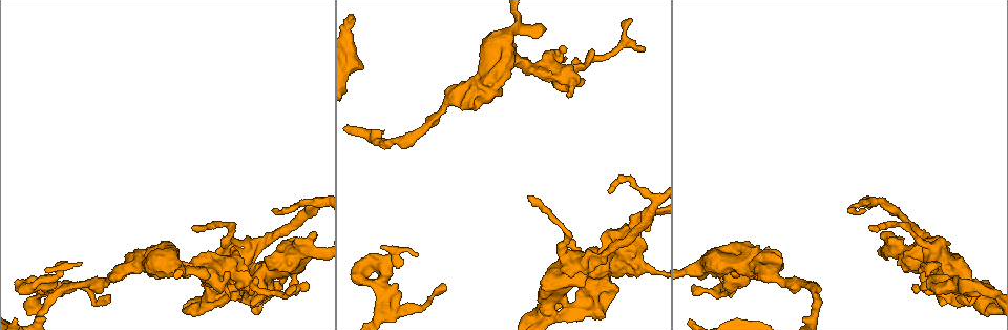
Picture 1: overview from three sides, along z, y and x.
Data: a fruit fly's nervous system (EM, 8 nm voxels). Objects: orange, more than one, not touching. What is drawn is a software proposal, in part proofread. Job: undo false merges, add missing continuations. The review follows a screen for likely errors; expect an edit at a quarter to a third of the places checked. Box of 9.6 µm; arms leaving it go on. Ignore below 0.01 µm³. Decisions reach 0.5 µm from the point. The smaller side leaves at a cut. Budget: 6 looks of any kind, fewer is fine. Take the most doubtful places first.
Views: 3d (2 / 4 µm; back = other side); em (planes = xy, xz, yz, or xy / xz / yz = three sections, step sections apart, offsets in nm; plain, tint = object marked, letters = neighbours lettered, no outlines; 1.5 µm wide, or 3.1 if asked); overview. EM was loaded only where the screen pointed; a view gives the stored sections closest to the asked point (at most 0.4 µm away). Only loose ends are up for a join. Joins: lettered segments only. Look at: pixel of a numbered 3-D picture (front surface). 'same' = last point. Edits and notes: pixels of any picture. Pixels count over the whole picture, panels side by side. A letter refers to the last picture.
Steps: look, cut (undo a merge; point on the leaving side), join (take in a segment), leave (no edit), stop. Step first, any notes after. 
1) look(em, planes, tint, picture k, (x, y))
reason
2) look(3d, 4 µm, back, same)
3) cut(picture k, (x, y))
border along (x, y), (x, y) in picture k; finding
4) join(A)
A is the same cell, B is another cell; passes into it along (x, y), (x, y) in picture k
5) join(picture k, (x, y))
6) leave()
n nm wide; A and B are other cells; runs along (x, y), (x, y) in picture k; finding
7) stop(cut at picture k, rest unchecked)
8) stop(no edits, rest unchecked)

look(em, xz, step 4, letters, picture 1, (362, 272))

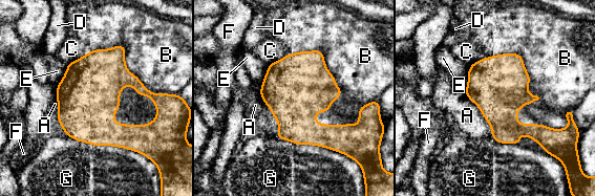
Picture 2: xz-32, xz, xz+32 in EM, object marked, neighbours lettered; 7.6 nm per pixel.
leave()
A, B, C, D, E, F and G are other cells; border along (89, 50), (170, 94) in picture 2; all the same neuron

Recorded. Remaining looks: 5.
look(3d, 4 µm, picture 1, (415, 255))
branch stops here

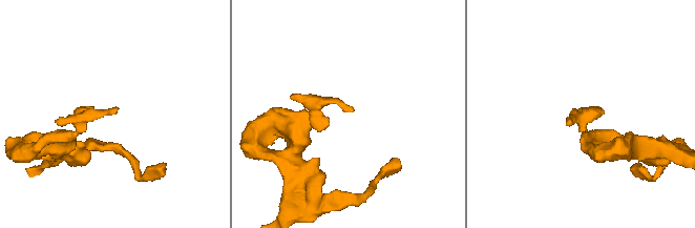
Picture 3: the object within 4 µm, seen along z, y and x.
look(em, planes, letters, picture 3, (117, 107))

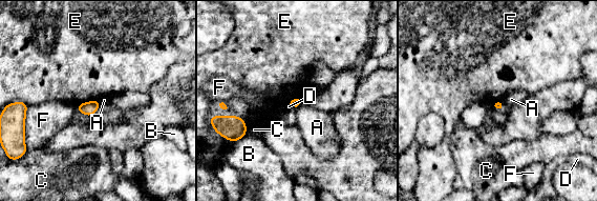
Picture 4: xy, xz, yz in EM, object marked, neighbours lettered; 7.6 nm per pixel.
leave()
A, B, C, D, E and F are other cells; none of them fits

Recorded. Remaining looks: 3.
look(em, xz, step 4, letters, picture 1, (609, 191))
tapers out

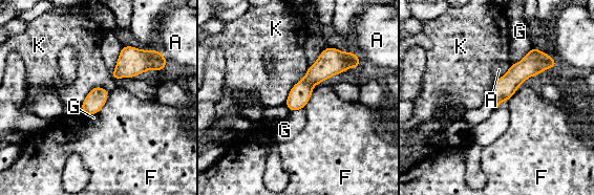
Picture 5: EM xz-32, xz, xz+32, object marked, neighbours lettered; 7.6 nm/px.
leave()
A, F, G and K are other cells; runs along (321, 57), (321, 68), (292, 108) in picture 5; none of them fits

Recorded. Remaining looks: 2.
stop(no edits, rest unchecked)

